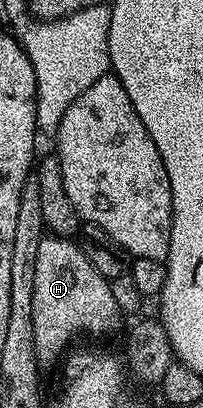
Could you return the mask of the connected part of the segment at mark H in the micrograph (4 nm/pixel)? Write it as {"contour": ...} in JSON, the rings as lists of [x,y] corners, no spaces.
{"contour":[[[57,234],[43,235],[40,242],[40,251],[36,254],[36,278],[32,282],[32,326],[34,327],[34,333],[36,334],[36,346],[38,347],[39,357],[46,358],[46,356],[58,356],[62,351],[67,351],[66,343],[73,338],[77,332],[102,332],[105,328],[110,328],[114,324],[114,319],[120,316],[118,307],[116,306],[116,298],[112,298],[112,290],[110,289],[110,280],[107,277],[102,277],[102,272],[93,264],[92,261],[86,257],[86,252],[78,244],[73,244],[73,239],[65,236],[59,236]]]}

